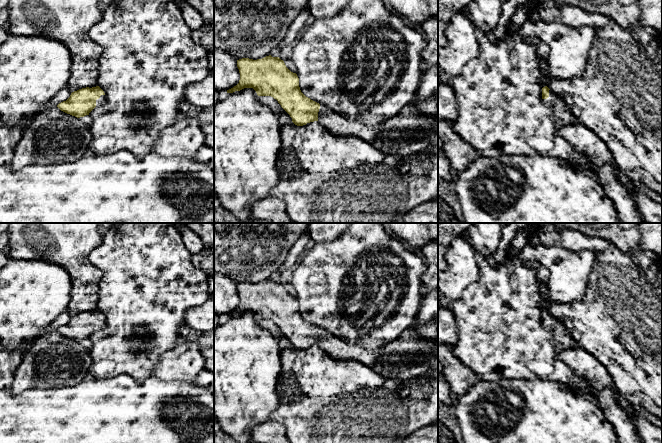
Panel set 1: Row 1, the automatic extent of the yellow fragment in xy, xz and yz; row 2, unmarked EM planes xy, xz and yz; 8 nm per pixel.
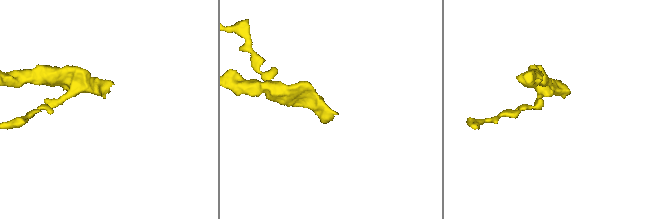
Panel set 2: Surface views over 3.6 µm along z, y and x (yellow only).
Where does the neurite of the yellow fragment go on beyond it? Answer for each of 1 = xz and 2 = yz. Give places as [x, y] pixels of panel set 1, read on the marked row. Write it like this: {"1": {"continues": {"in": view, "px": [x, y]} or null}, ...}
{"1": {"continues": {"in": "xz", "px": [409, 132]}}, "2": {"continues": {"in": "yz", "px": [563, 117]}}}

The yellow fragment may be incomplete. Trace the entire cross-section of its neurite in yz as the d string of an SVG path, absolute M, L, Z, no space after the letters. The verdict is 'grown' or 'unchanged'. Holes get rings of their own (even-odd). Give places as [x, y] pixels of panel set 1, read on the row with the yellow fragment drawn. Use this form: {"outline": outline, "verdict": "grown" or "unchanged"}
{"outline": "M547 86L542 88L542 102L553 111L559 127L578 122L577 118L566 109L563 99L553 93Z", "verdict": "grown"}

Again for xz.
{"outline": "M266 56L262 59L242 58L237 60L240 73L239 83L227 93L253 88L258 96L271 96L290 115L297 126L318 121L325 129L336 136L356 136L387 155L410 157L425 149L438 148L438 110L436 113L422 114L415 104L410 104L392 118L375 125L368 125L346 119L340 114L306 97L300 90L299 78L291 72L279 57Z", "verdict": "grown"}

